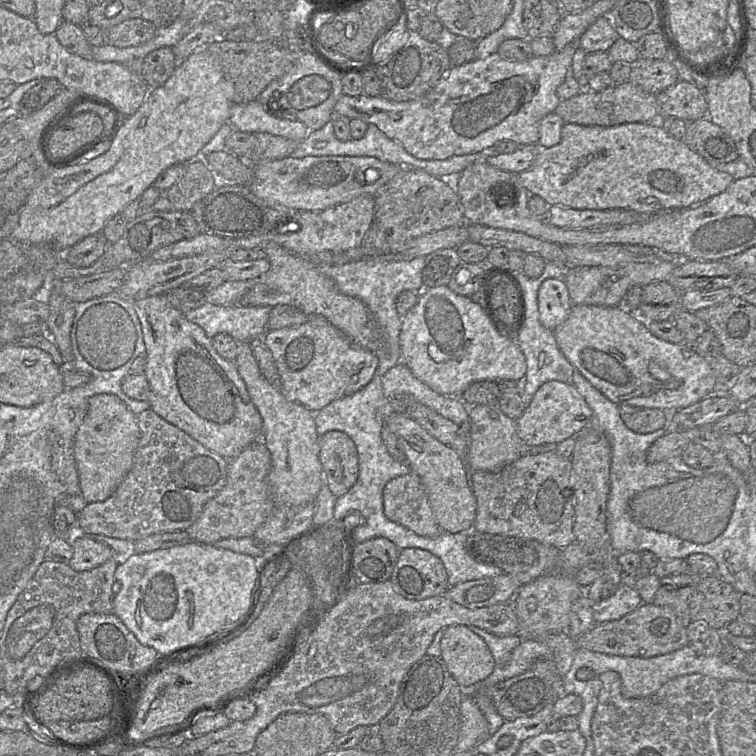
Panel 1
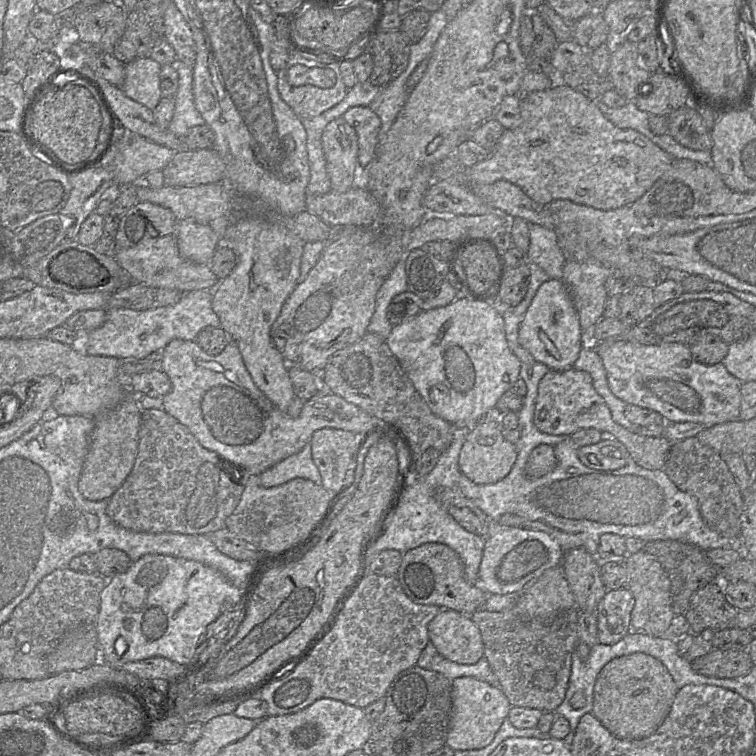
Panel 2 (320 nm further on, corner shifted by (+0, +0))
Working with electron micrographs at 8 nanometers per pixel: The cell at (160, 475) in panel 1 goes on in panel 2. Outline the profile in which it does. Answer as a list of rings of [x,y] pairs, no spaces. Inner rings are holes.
[[[148,409],[142,412],[142,421],[141,421],[141,425],[140,425],[140,439],[139,439],[139,446],[138,446],[138,453],[137,453],[137,457],[136,457],[136,461],[134,464],[134,467],[131,471],[131,473],[129,474],[129,476],[126,478],[126,480],[124,481],[124,483],[122,484],[122,486],[114,493],[114,495],[108,500],[108,505],[107,505],[107,515],[110,517],[110,519],[117,525],[119,525],[120,527],[123,527],[125,529],[134,531],[134,532],[147,532],[147,533],[163,533],[163,532],[173,532],[173,533],[181,533],[181,534],[204,534],[204,535],[209,535],[219,529],[223,529],[226,528],[226,520],[227,518],[233,513],[233,511],[235,510],[235,508],[237,507],[237,505],[240,502],[241,496],[244,492],[244,489],[247,485],[247,475],[242,474],[240,477],[240,474],[238,475],[237,473],[233,473],[233,475],[231,476],[231,470],[230,472],[228,471],[228,468],[230,465],[236,465],[236,464],[232,464],[230,462],[227,462],[225,460],[223,460],[216,452],[211,451],[205,447],[203,447],[199,441],[196,439],[196,437],[189,431],[189,429],[181,424],[176,418],[174,418],[173,416],[171,416],[170,414],[168,414],[164,409]]]

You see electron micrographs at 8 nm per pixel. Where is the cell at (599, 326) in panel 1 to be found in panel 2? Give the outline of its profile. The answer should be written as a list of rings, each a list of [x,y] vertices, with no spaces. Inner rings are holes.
[[[608,338],[597,342],[595,349],[603,361],[613,394],[626,403],[657,411],[666,422],[696,422],[711,427],[739,417],[742,382],[731,375],[722,362],[703,365],[695,361],[689,345],[677,342],[644,345],[622,338]]]

